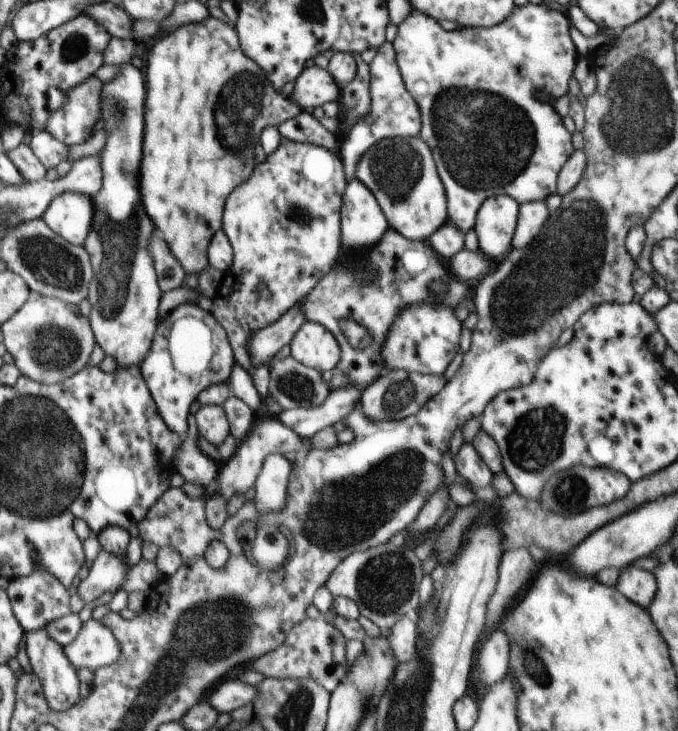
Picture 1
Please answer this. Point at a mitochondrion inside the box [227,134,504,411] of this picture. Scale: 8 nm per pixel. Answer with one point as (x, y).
(395, 167)

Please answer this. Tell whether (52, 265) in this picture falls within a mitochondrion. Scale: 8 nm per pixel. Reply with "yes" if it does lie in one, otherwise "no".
yes

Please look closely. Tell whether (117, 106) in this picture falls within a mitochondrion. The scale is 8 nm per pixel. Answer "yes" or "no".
yes

